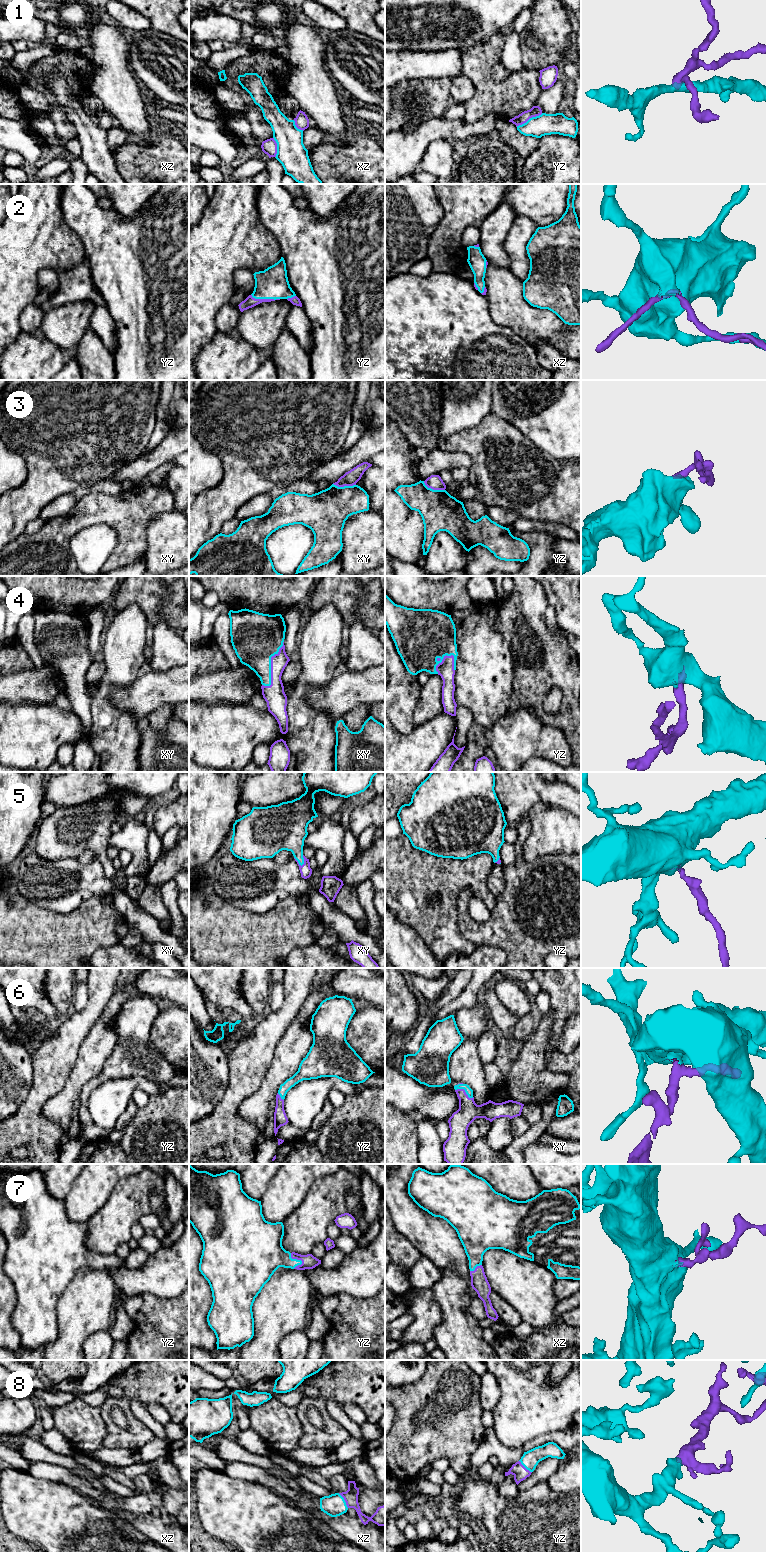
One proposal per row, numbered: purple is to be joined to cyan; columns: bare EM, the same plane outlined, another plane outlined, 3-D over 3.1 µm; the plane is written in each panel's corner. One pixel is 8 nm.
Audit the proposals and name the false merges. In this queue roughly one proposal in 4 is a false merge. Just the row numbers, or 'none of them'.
1, 3

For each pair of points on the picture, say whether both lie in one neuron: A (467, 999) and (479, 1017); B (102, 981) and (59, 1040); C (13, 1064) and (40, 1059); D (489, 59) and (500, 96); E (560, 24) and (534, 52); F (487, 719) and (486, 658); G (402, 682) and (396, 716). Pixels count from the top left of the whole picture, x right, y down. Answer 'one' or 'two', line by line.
A: two
B: one
C: two
D: one
E: one
F: one
G: one

